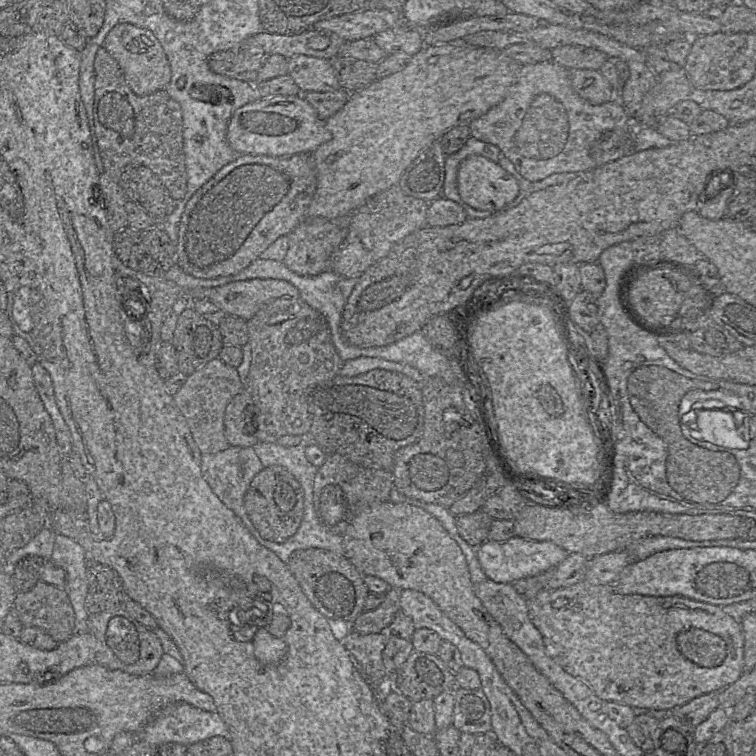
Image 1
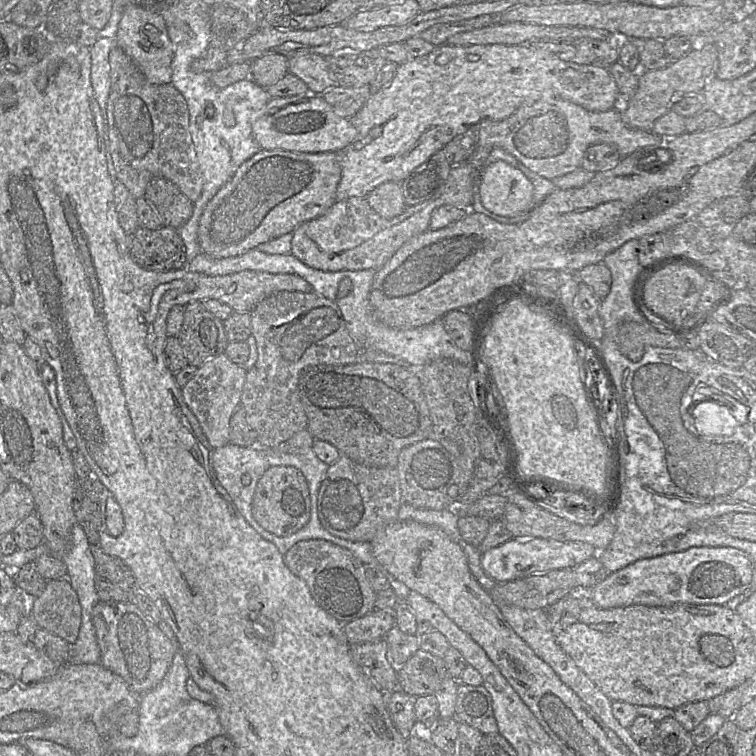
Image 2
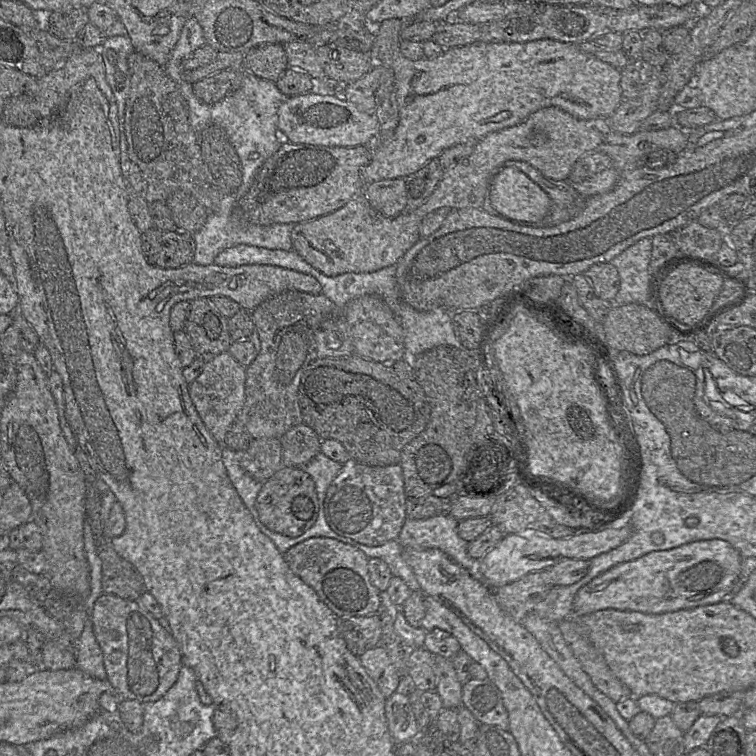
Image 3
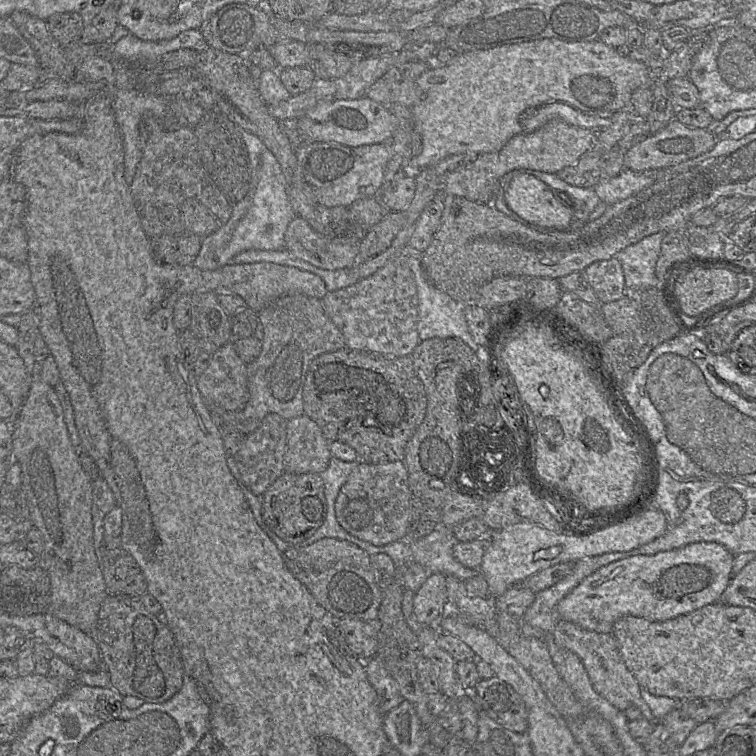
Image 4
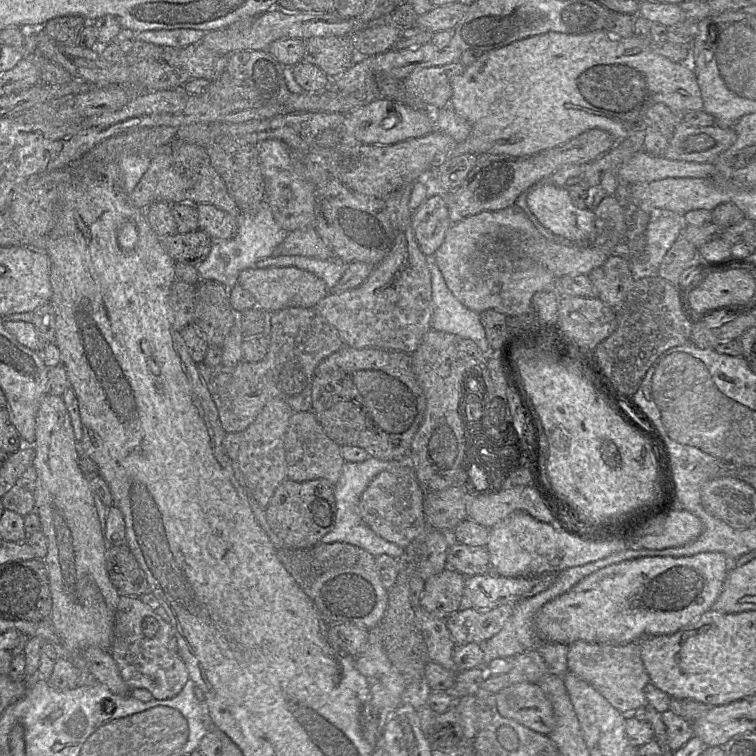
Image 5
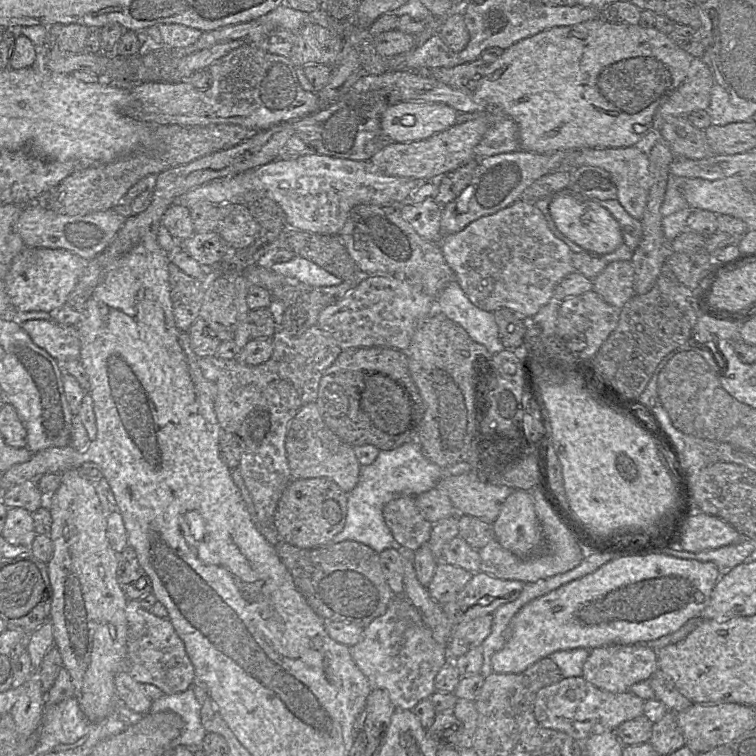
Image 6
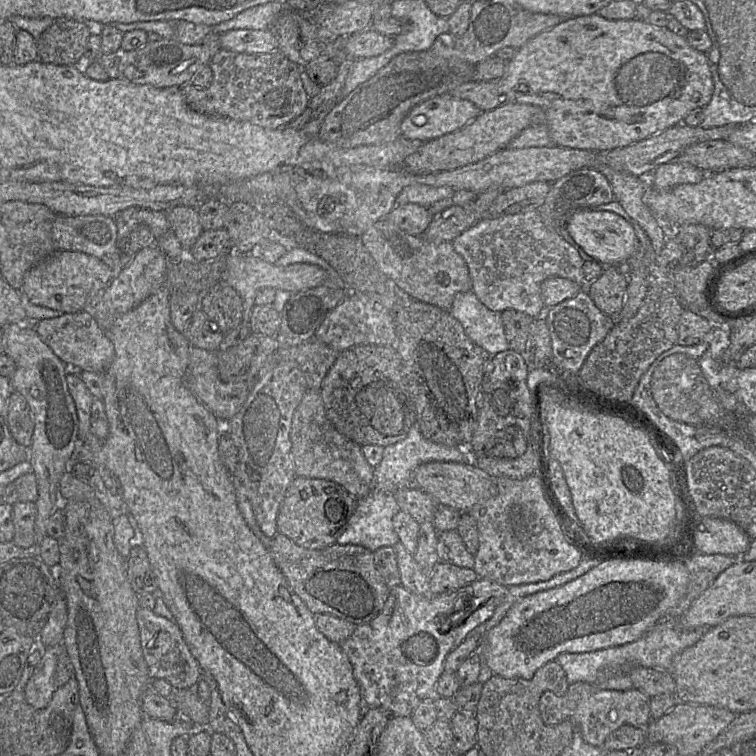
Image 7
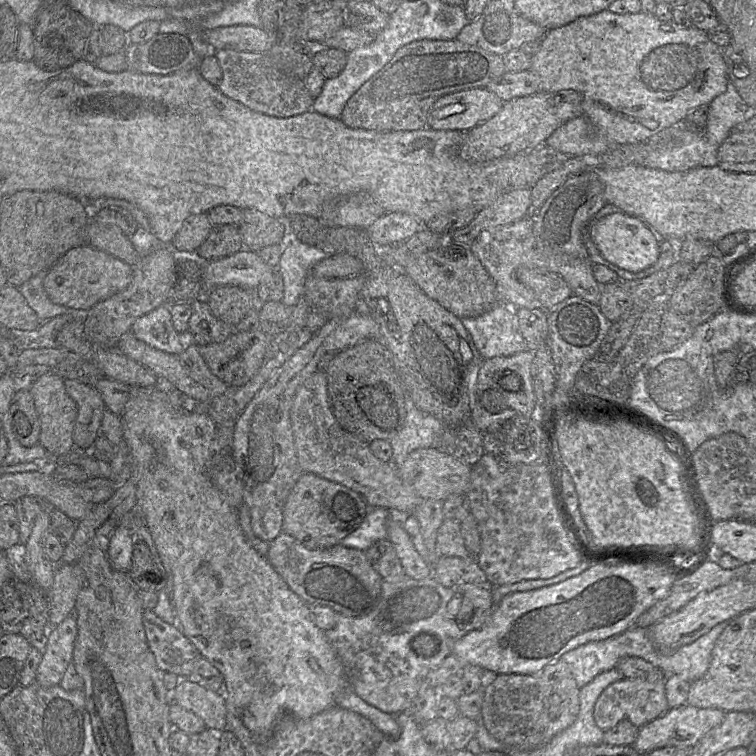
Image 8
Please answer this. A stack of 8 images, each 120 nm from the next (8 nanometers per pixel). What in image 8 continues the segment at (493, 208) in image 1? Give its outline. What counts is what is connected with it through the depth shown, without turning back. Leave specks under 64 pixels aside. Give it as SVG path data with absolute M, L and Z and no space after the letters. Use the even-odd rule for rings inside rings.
M617 212L593 220L587 230L588 235L602 257L611 264L638 273L656 263L660 254L660 244L652 231L637 217Z

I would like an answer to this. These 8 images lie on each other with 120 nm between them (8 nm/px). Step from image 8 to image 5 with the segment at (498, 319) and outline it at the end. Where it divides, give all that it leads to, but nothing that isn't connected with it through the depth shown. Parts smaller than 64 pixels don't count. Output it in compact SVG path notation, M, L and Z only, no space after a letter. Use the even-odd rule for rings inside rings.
M429 260L432 285L431 329L472 340L482 352L490 349L479 313L465 307L448 289L444 278Z

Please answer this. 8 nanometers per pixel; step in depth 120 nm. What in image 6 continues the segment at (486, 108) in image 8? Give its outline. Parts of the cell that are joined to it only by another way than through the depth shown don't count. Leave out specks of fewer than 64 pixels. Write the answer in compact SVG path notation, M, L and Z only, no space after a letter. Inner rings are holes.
M400 101L383 112L381 129L392 142L424 140L457 124L458 113L442 103Z

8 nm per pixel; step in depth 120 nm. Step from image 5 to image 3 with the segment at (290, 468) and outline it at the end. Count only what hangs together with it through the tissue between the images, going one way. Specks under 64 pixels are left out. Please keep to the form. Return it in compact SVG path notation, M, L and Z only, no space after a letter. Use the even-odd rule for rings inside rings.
M304 423L289 429L281 438L284 467L301 467L321 453L322 440Z

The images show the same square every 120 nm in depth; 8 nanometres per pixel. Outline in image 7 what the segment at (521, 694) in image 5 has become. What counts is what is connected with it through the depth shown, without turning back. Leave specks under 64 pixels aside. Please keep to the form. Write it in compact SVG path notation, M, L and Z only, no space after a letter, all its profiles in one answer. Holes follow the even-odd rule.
M575 682L569 685L567 692L563 696L557 696L555 693L552 691L546 691L542 694L539 702L539 710L541 714L541 718L544 721L544 723L548 726L551 725L557 725L563 721L570 720L574 724L574 733L575 730L578 730L582 736L582 738L590 745L595 746L595 747L600 747L603 748L604 742L607 739L607 737L615 730L620 728L623 725L631 725L634 727L643 727L645 728L649 722L651 721L651 697L646 695L645 693L641 692L640 690L636 688L632 688L630 690L626 691L618 691L618 690L608 690L608 689L600 689L594 684L590 684L587 682Z

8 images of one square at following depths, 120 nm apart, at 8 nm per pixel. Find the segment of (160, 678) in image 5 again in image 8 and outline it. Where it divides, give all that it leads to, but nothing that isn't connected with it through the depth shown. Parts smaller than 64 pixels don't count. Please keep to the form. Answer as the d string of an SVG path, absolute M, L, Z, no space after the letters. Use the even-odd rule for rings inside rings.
M144 610L142 624L149 650L162 672L175 674L179 679L193 678L197 651L187 637L174 624L168 624L156 616L152 610Z

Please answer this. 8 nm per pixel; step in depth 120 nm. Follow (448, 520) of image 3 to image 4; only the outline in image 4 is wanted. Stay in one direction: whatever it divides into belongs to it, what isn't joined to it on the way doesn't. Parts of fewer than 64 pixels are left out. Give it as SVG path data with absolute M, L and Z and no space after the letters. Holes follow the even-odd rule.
M443 526L416 541L410 541L413 561L426 568L430 573L453 576L462 581L473 578L478 570L466 568L453 556L453 547L458 543L452 529Z

